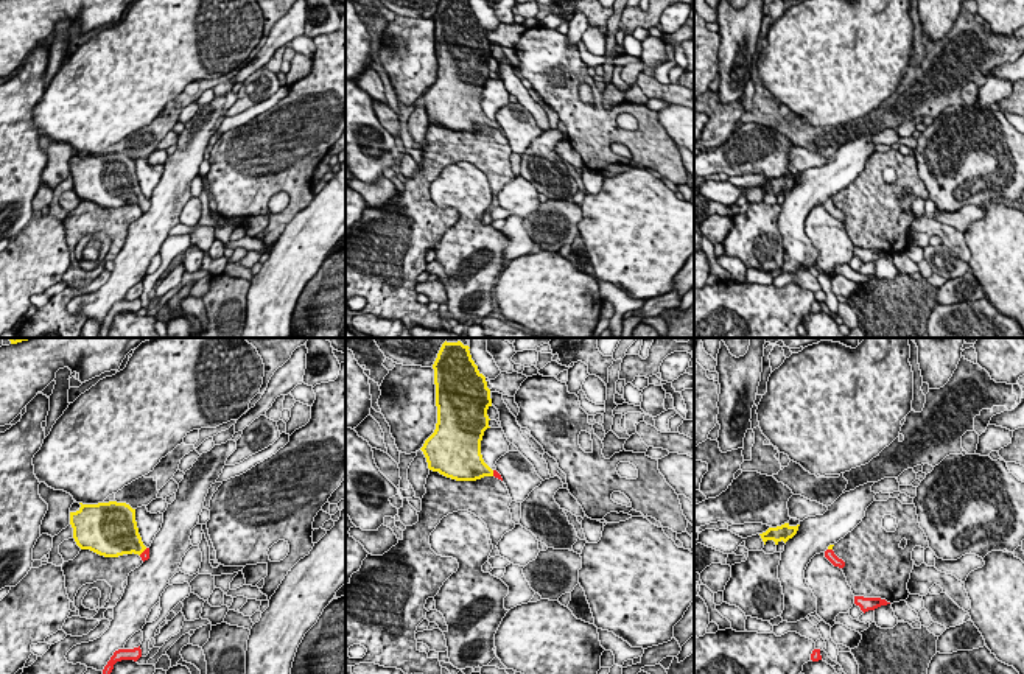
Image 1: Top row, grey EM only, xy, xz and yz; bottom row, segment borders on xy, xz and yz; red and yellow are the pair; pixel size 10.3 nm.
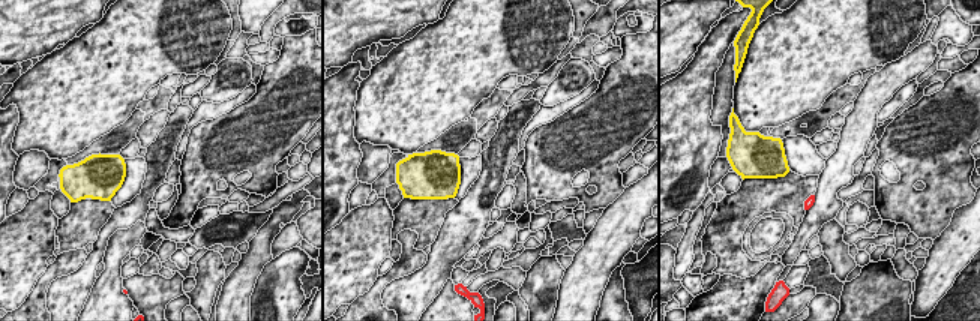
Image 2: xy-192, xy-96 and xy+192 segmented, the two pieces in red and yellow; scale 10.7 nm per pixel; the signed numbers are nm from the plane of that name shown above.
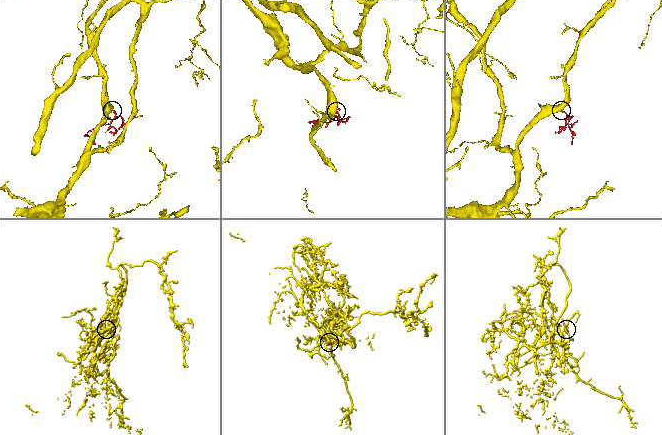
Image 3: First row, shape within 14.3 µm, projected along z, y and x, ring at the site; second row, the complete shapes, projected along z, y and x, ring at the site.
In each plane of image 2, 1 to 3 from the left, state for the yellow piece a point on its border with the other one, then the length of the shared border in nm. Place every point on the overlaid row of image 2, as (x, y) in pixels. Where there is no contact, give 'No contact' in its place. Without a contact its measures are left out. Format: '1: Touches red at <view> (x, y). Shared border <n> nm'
1: No contact
2: No contact
3: No contact

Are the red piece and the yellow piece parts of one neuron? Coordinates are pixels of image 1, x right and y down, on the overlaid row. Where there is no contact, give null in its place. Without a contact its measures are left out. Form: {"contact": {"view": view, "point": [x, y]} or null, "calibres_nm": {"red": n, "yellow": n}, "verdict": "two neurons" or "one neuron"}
{"contact": {"view": "xy", "point": [143, 551]}, "calibres_nm": {"red": 90, "yellow": 320}, "verdict": "one neuron"}

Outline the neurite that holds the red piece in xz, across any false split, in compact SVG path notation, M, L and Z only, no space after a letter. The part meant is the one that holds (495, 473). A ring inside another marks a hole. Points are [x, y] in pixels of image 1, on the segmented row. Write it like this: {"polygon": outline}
{"polygon": "M444 342L433 364L436 384L437 423L434 433L420 448L428 469L456 481L476 481L495 476L503 481L482 459L481 441L489 427L487 409L492 406L486 377L472 360L470 347L458 342Z"}

